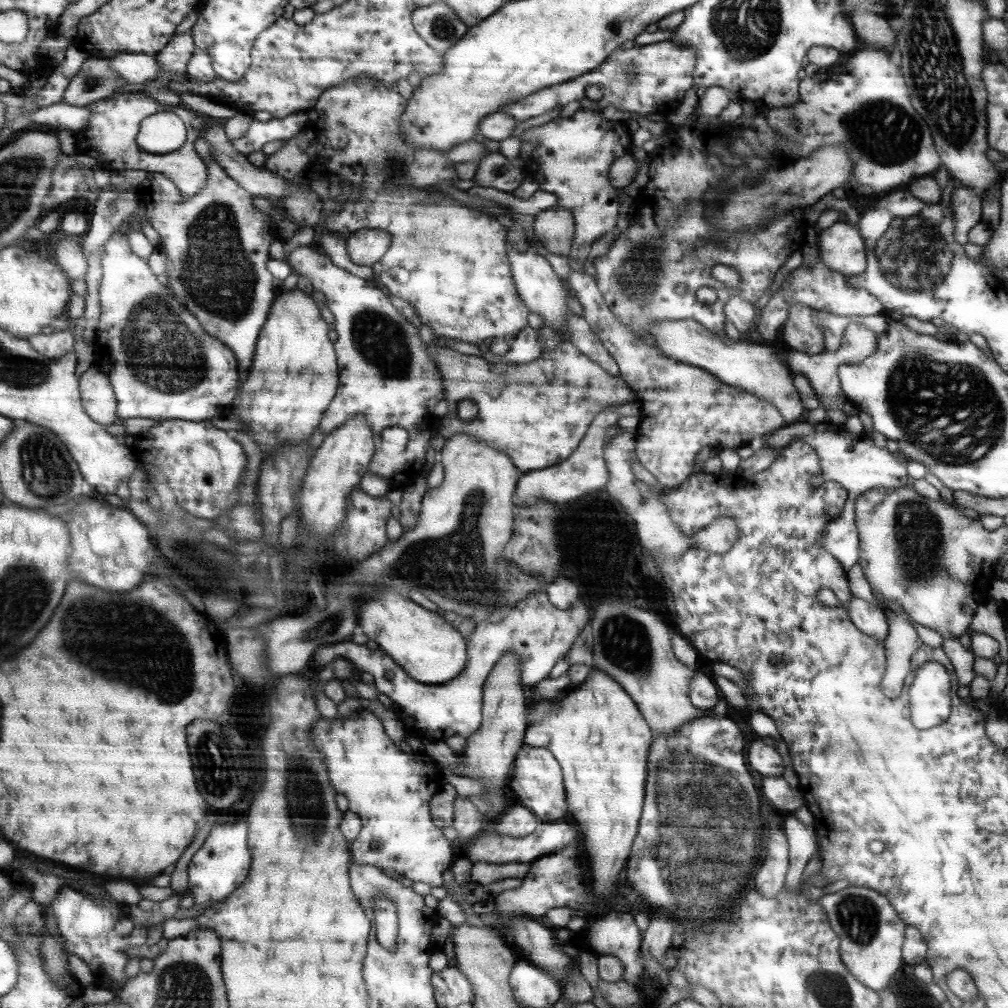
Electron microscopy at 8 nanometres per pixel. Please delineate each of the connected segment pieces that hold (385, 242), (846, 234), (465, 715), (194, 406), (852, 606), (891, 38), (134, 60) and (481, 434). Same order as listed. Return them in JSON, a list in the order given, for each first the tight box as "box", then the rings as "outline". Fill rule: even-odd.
[{"box":[340,228,392,266],"outline":[[[364,228],[353,232],[340,247],[346,250],[354,264],[372,266],[386,254],[390,241],[392,238],[386,230]]]},{"box":[818,222,868,277],"outline":[[[838,222],[818,237],[818,254],[824,265],[846,277],[861,275],[866,270],[868,252],[860,229]]]},{"box":[312,590,592,740],"outline":[[[544,590],[533,597],[528,596],[516,607],[510,609],[499,622],[481,621],[474,633],[467,637],[469,660],[465,670],[450,683],[422,684],[405,672],[393,657],[382,649],[372,650],[366,644],[344,641],[325,645],[316,650],[312,662],[319,670],[334,659],[350,661],[356,668],[374,676],[374,686],[380,693],[392,699],[392,710],[406,726],[405,732],[416,737],[430,737],[445,740],[456,734],[468,738],[482,727],[484,722],[483,696],[485,683],[498,660],[506,652],[514,652],[521,657],[522,681],[526,686],[534,686],[549,678],[552,667],[564,657],[578,636],[592,622],[589,610],[580,599],[570,608],[560,609],[549,601]]]},{"box":[94,231,240,422],"outline":[[[124,231],[117,232],[108,245],[104,245],[104,282],[101,288],[103,304],[100,334],[94,343],[94,352],[102,364],[102,372],[113,380],[120,400],[121,418],[152,418],[172,420],[178,418],[200,422],[224,414],[224,408],[232,404],[238,394],[240,362],[233,349],[217,337],[204,332],[200,322],[162,286],[147,260],[136,255]]]},{"box":[846,598,889,640],"outline":[[[854,598],[846,604],[846,611],[852,618],[852,622],[868,636],[874,636],[876,640],[884,640],[889,633],[889,625],[885,618],[884,610],[872,605],[872,603]]]},{"box":[850,8,896,48],"outline":[[[856,8],[850,14],[850,19],[854,21],[858,36],[862,36],[862,44],[868,44],[874,48],[888,48],[896,42],[896,32],[882,16],[874,16],[864,8]]]},{"box":[112,52,160,84],"outline":[[[132,52],[120,53],[112,60],[112,67],[123,77],[126,84],[150,83],[160,74],[160,63],[154,55]]]},{"box":[428,339,635,473],"outline":[[[436,339],[428,344],[430,356],[441,368],[446,380],[444,388],[448,413],[440,418],[439,434],[448,439],[460,432],[466,432],[468,436],[474,436],[474,440],[482,440],[484,444],[490,444],[508,453],[522,473],[564,463],[585,438],[590,423],[602,408],[612,404],[626,405],[635,400],[635,393],[629,384],[626,384],[624,377],[612,376],[604,371],[594,360],[590,360],[574,347],[570,340],[561,342],[554,349],[543,349],[543,354],[529,367],[513,367],[507,364],[495,366],[484,359],[472,360],[470,356],[458,358],[459,352],[446,354],[446,350],[438,347]],[[466,399],[474,401],[478,407],[478,416],[470,422],[462,422],[456,414],[458,403]]]}]

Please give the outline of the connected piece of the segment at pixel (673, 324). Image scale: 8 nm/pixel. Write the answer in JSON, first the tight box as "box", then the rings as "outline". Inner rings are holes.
{"box":[646,319,804,424],"outline":[[[692,319],[660,320],[646,331],[650,331],[650,335],[654,337],[654,344],[658,350],[672,357],[674,361],[698,366],[706,372],[713,373],[725,384],[745,389],[746,392],[754,392],[762,400],[774,404],[787,421],[792,424],[800,422],[798,418],[804,414],[804,404],[798,396],[785,357],[776,352],[774,346],[768,348],[746,342],[734,342],[734,339],[727,337],[726,334],[716,333]]]}

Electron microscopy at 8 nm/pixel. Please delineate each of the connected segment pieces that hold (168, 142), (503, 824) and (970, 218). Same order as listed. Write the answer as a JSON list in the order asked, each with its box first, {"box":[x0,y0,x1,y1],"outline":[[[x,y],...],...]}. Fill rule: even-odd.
[{"box":[137,112,187,154],"outline":[[[160,112],[141,123],[137,144],[145,152],[168,154],[179,150],[187,140],[187,128],[176,114]]]},{"box":[491,803,538,838],"outline":[[[516,803],[514,808],[510,808],[504,815],[498,816],[497,822],[492,824],[491,830],[500,836],[510,836],[511,838],[524,838],[537,830],[538,816],[532,814],[530,810],[522,804]]]},{"box":[951,186,983,242],"outline":[[[957,186],[952,191],[951,204],[956,218],[958,242],[969,242],[969,232],[983,220],[982,196],[968,187]]]}]

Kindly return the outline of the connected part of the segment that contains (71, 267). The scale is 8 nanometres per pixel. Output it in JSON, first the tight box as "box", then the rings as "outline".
{"box":[55,235,90,280],"outline":[[[66,235],[66,237],[55,244],[58,265],[62,266],[72,280],[84,280],[90,272],[90,261],[84,252],[83,235]]]}

